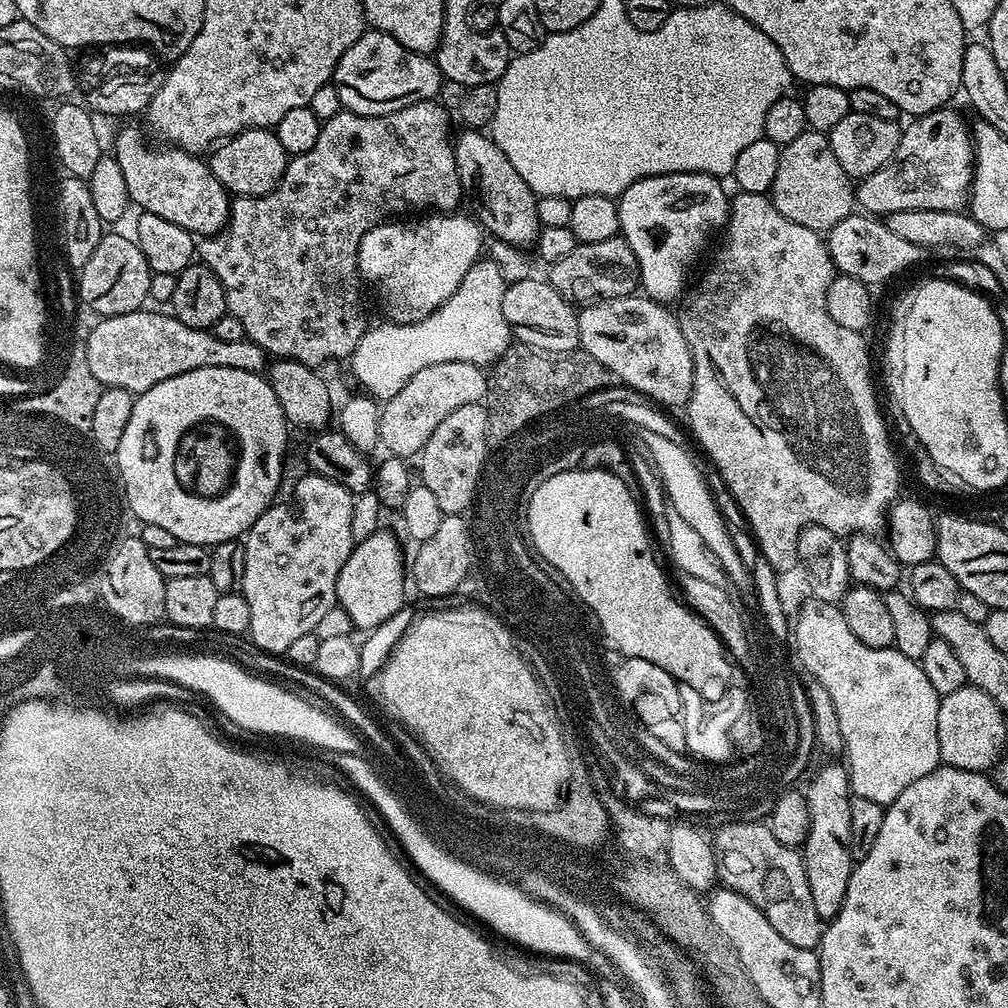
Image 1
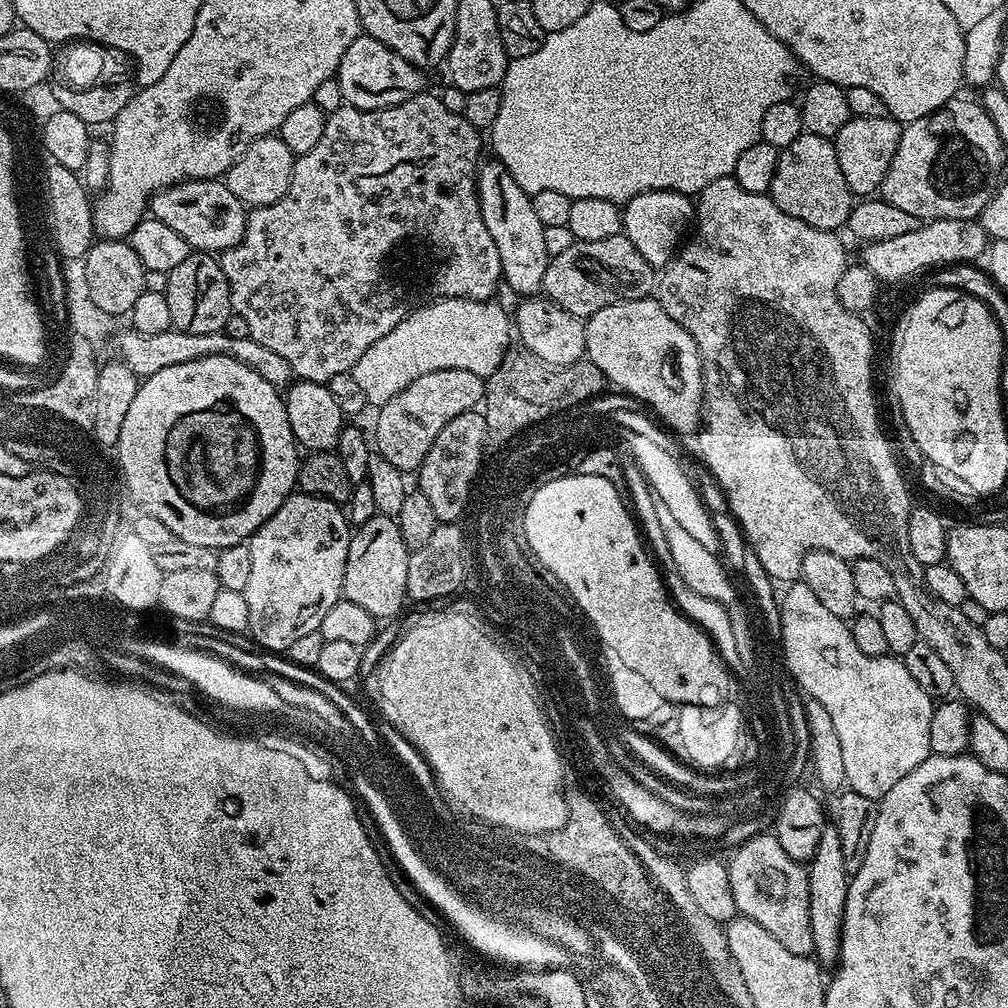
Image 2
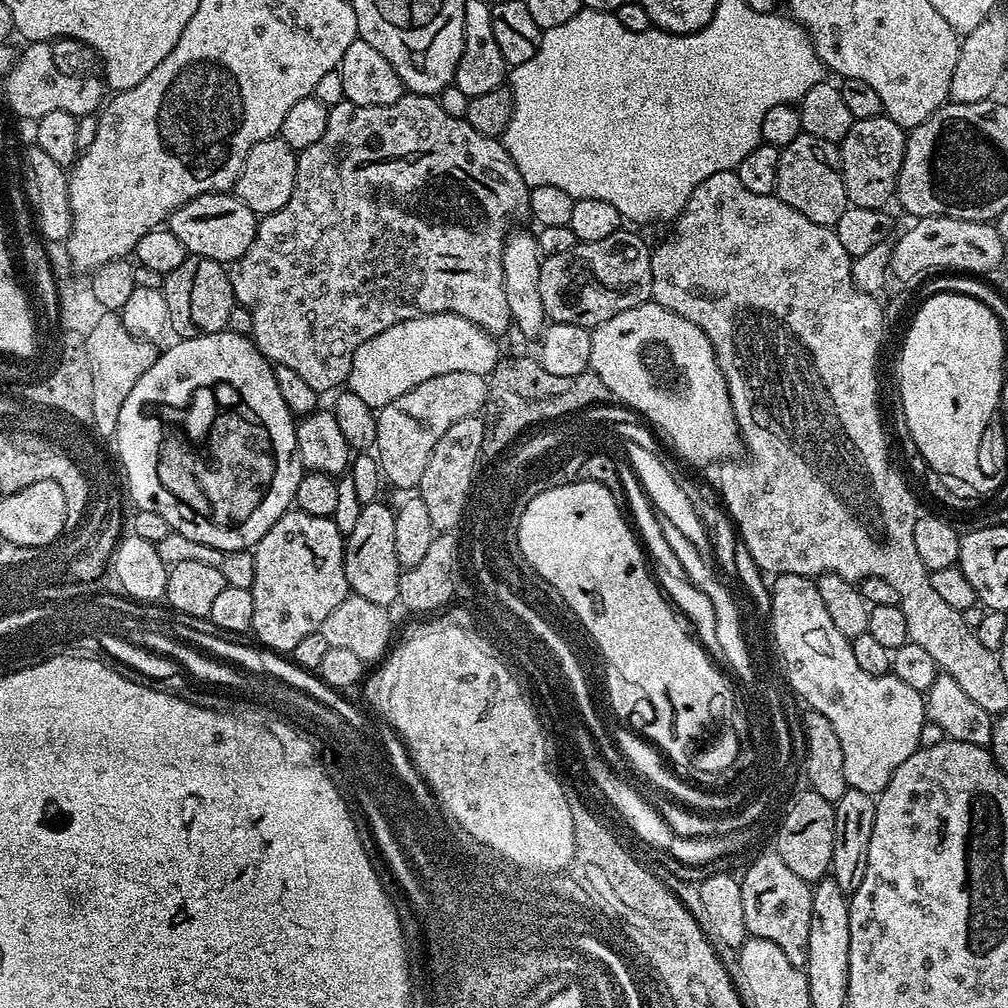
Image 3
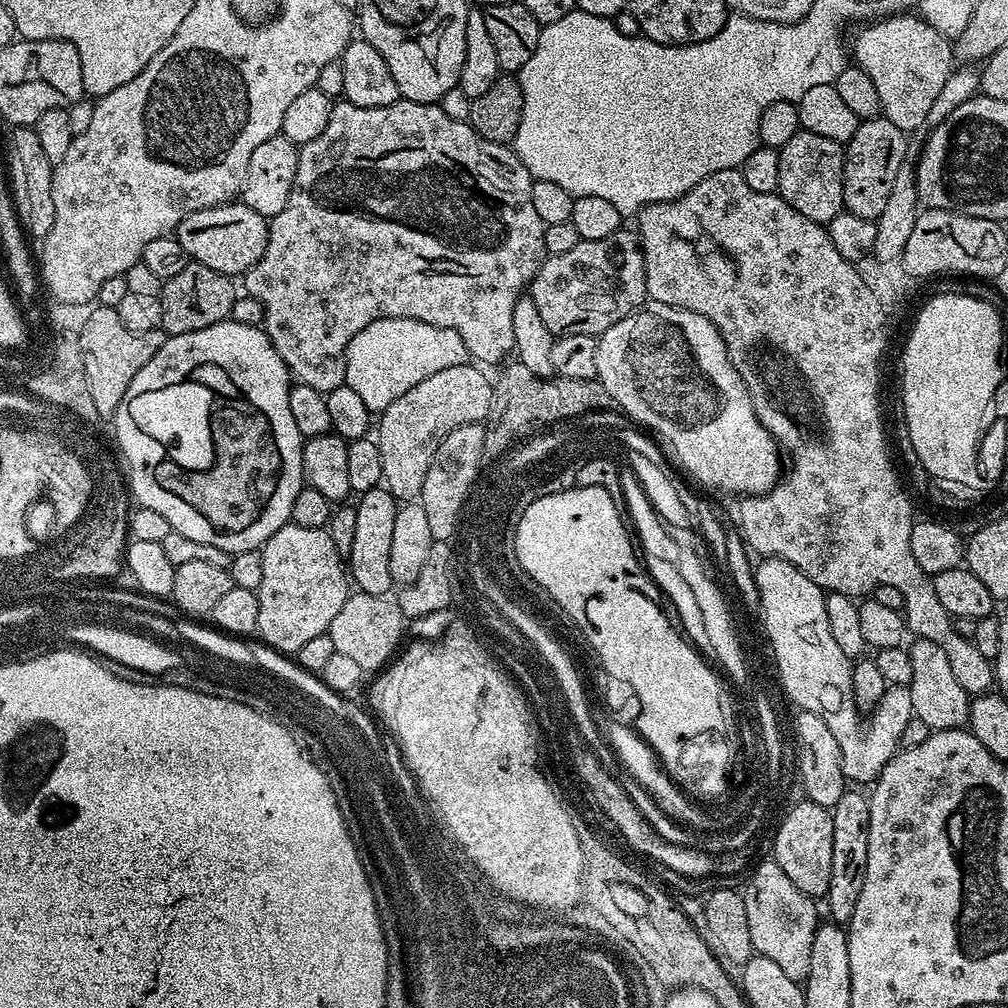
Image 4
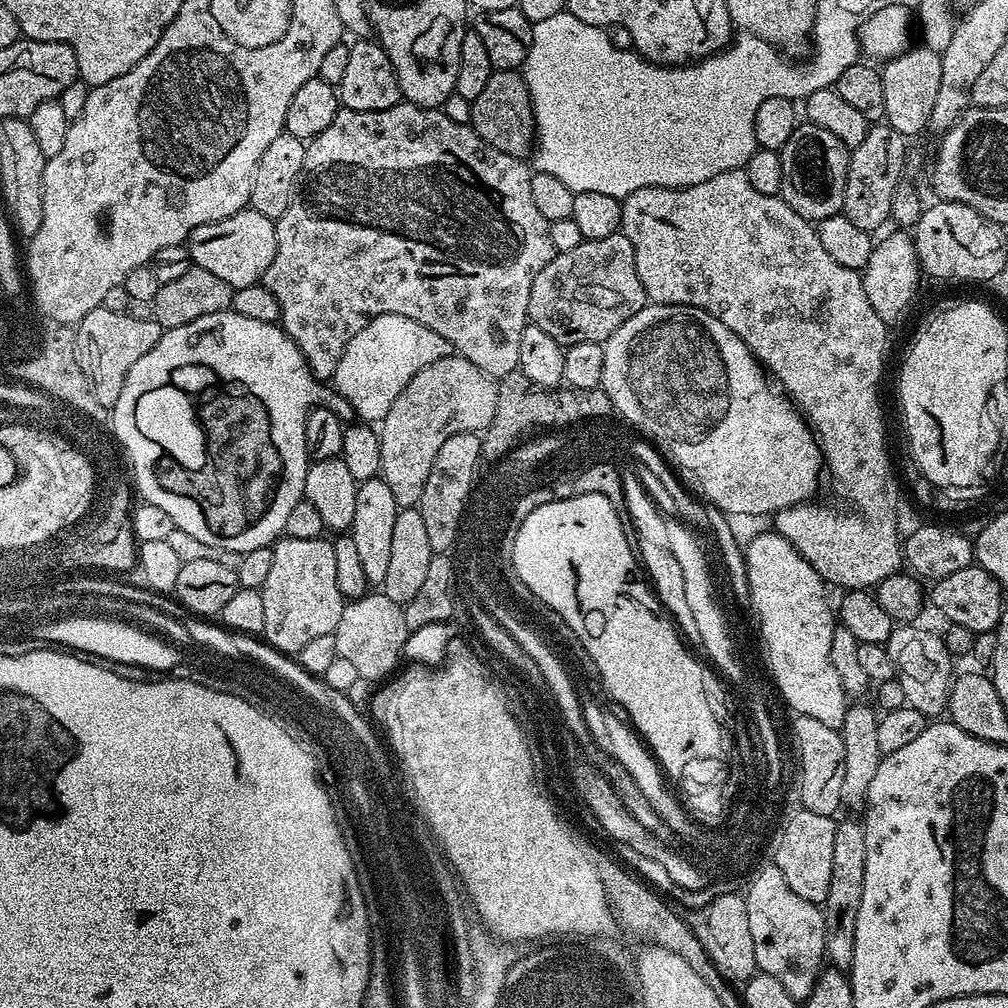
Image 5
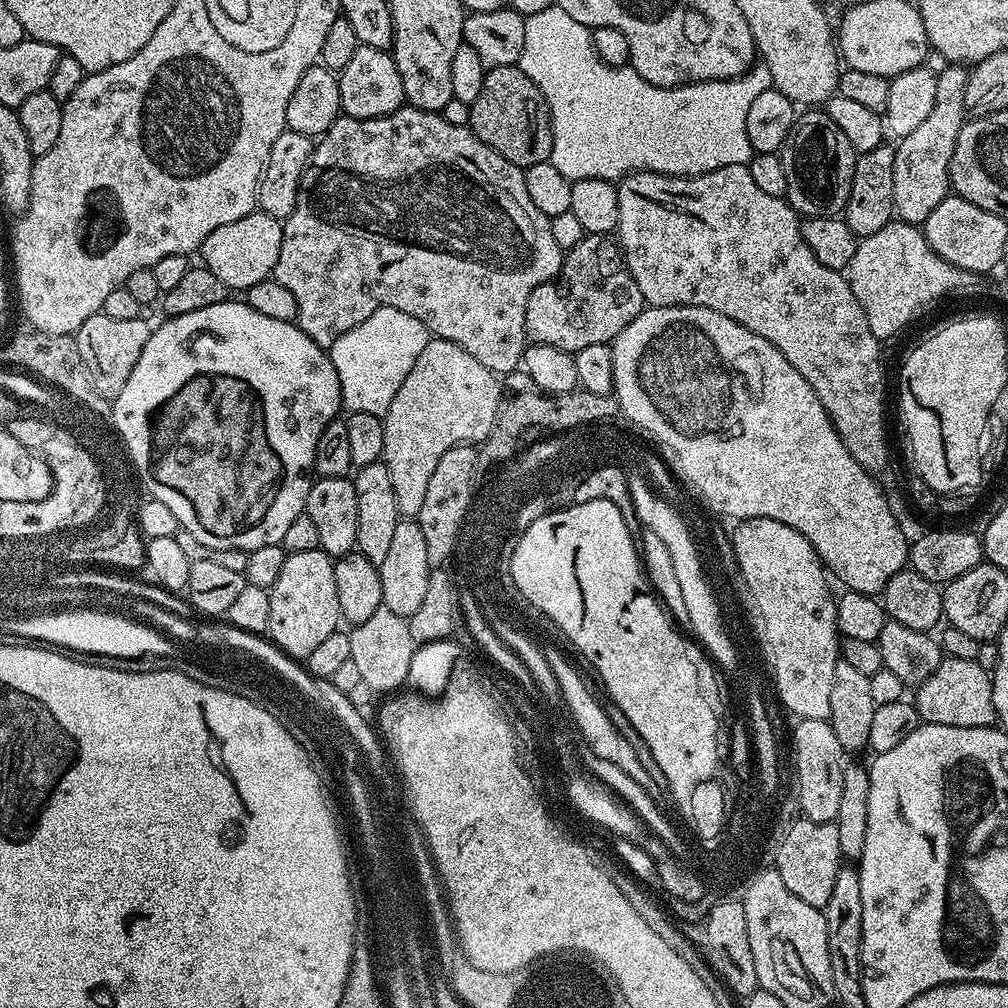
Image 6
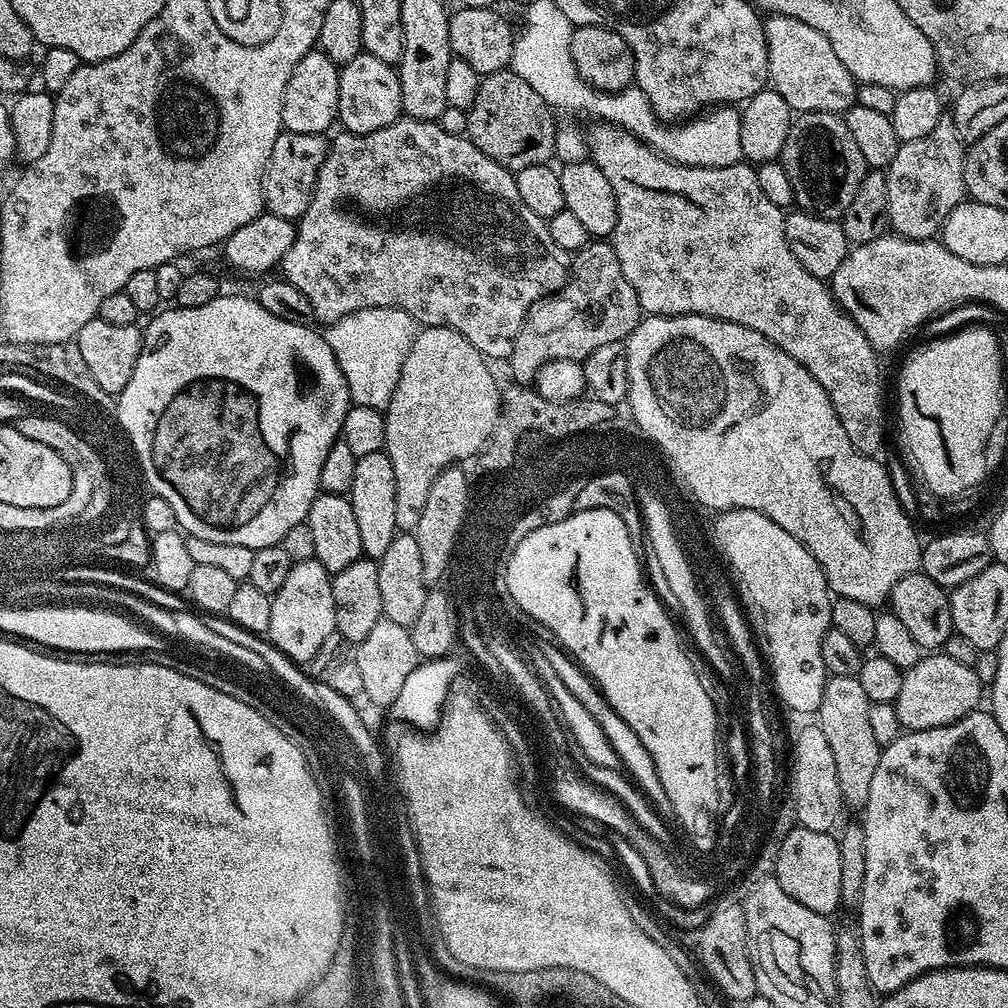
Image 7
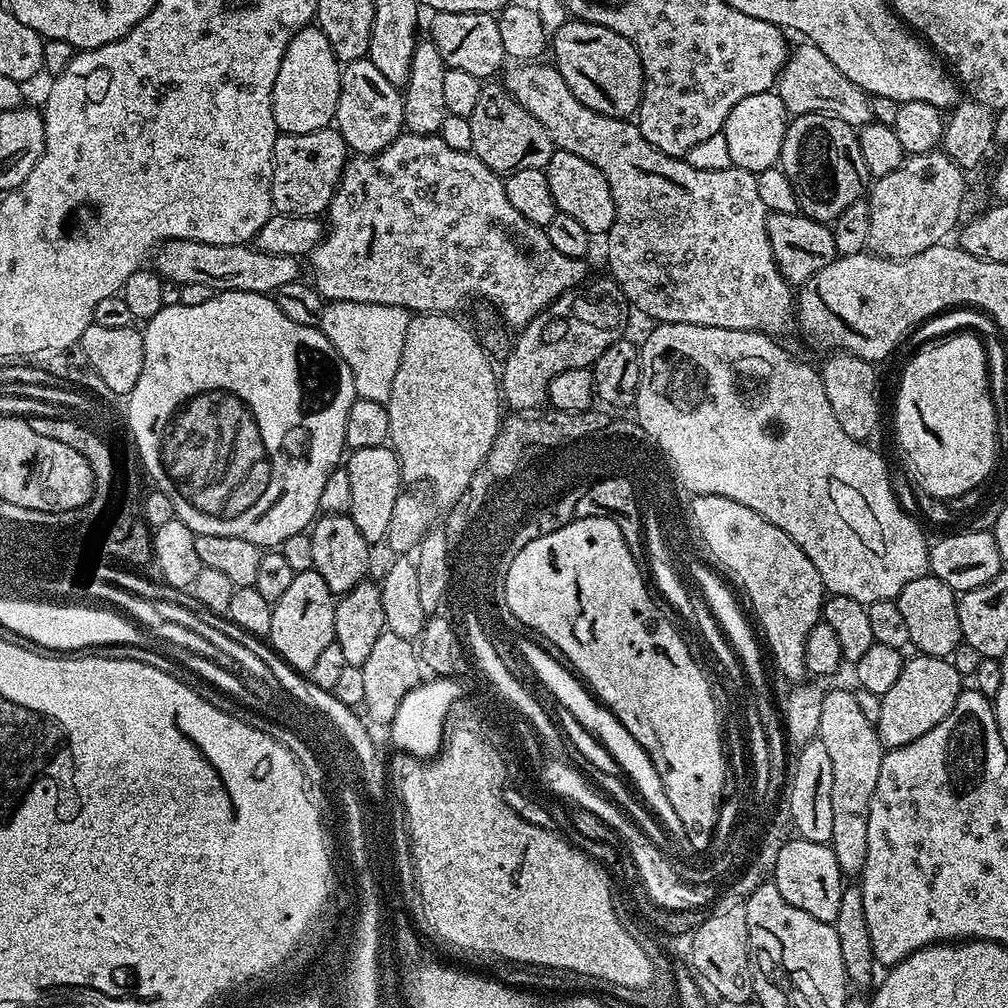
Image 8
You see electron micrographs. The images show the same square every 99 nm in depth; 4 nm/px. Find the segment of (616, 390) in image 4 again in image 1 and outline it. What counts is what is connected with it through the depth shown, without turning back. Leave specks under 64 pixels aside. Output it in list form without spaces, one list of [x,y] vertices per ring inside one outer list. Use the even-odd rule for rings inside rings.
[[[643,294],[603,300],[579,309],[578,334],[588,359],[606,366],[621,385],[640,391],[649,401],[684,406],[692,397],[690,346],[671,307]]]

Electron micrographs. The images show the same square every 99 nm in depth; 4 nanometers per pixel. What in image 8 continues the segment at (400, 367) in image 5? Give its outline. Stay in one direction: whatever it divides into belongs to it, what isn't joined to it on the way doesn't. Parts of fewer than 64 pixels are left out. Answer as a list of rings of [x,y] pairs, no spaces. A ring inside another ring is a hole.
[[[341,300],[325,303],[324,313],[318,327],[324,337],[334,346],[334,350],[338,350],[342,362],[346,362],[346,366],[350,366],[350,374],[354,374],[354,386],[359,399],[387,405],[390,390],[394,386],[394,374],[398,374],[398,362],[402,362],[402,346],[406,342],[409,319],[409,309],[398,306],[342,302]]]

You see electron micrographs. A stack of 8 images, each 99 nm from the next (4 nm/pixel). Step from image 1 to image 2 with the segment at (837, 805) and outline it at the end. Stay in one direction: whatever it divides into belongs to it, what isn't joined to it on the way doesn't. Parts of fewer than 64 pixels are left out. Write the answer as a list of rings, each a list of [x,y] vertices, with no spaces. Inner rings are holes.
[[[835,826],[825,827],[822,842],[818,842],[818,850],[812,855],[807,865],[808,893],[810,894],[810,930],[814,933],[814,956],[821,965],[835,965],[840,958],[840,943],[844,930],[844,907],[848,893],[850,874],[846,870],[846,858],[842,858],[842,838],[838,836]]]

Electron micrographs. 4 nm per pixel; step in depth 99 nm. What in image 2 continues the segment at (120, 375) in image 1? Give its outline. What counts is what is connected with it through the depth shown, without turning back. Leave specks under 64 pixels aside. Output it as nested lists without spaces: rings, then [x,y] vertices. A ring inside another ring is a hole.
[[[133,330],[122,332],[115,337],[116,348],[120,351],[119,359],[137,378],[147,378],[158,374],[158,370],[166,370],[166,366],[176,366],[203,356],[232,356],[238,362],[250,366],[254,374],[262,374],[262,378],[266,378],[266,382],[270,382],[270,386],[275,388],[287,389],[294,380],[290,366],[286,366],[286,361],[279,354],[274,354],[274,350],[262,346],[262,342],[252,339],[251,336],[235,340],[224,331],[214,334],[186,334],[169,330],[149,336]]]

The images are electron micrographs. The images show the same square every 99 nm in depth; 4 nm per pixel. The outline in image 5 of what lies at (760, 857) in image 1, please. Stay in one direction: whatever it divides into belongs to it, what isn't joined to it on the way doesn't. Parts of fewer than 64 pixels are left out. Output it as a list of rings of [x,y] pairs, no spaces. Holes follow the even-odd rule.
[[[775,862],[765,863],[751,873],[748,892],[743,893],[750,935],[754,941],[757,969],[770,978],[778,978],[798,1002],[808,999],[826,964],[824,955],[824,913],[821,905],[806,902],[786,886],[786,877]]]

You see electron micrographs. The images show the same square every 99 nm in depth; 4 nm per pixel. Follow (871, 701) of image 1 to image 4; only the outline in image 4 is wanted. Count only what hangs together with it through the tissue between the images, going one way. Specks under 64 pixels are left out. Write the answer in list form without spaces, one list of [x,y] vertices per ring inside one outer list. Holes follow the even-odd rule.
[[[773,556],[761,559],[755,565],[758,598],[764,633],[773,650],[775,675],[780,676],[782,692],[797,708],[818,714],[826,727],[838,738],[842,750],[842,770],[849,781],[867,785],[875,781],[880,771],[900,748],[902,730],[914,719],[910,690],[906,686],[892,686],[882,702],[871,713],[868,732],[860,725],[862,713],[854,702],[852,689],[853,661],[834,642],[830,621],[826,619],[825,591],[806,578],[798,566]]]

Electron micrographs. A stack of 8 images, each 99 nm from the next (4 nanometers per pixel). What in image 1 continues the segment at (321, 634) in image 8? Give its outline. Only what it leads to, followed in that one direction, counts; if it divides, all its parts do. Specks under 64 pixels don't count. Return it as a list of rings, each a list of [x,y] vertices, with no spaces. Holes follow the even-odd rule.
[[[304,474],[304,477],[296,484],[296,497],[293,498],[292,504],[273,503],[271,508],[267,508],[264,513],[254,522],[254,526],[249,528],[243,537],[242,543],[244,553],[246,554],[246,566],[242,574],[242,582],[239,591],[246,598],[247,604],[250,606],[250,626],[247,635],[251,643],[260,651],[271,654],[287,653],[288,647],[295,642],[296,639],[302,638],[302,634],[307,632],[315,632],[319,620],[326,614],[326,610],[337,607],[336,603],[336,587],[338,586],[338,574],[342,570],[342,566],[346,566],[346,558],[350,558],[352,553],[353,539],[350,534],[350,514],[352,513],[352,501],[354,494],[350,490],[346,490],[346,486],[338,486],[338,482],[330,482],[330,478],[322,478],[321,476],[313,476]]]

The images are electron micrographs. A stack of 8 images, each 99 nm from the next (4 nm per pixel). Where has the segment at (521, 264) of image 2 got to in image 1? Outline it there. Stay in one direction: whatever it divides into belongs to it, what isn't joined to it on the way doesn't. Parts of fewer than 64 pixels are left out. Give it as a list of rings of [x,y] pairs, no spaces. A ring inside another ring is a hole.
[[[464,130],[455,137],[452,149],[458,166],[458,178],[465,193],[476,203],[475,219],[481,229],[489,237],[499,243],[510,244],[524,250],[535,245],[536,235],[540,232],[538,210],[536,209],[537,195],[526,186],[522,174],[514,170],[510,158],[498,150],[491,135],[484,130]]]

